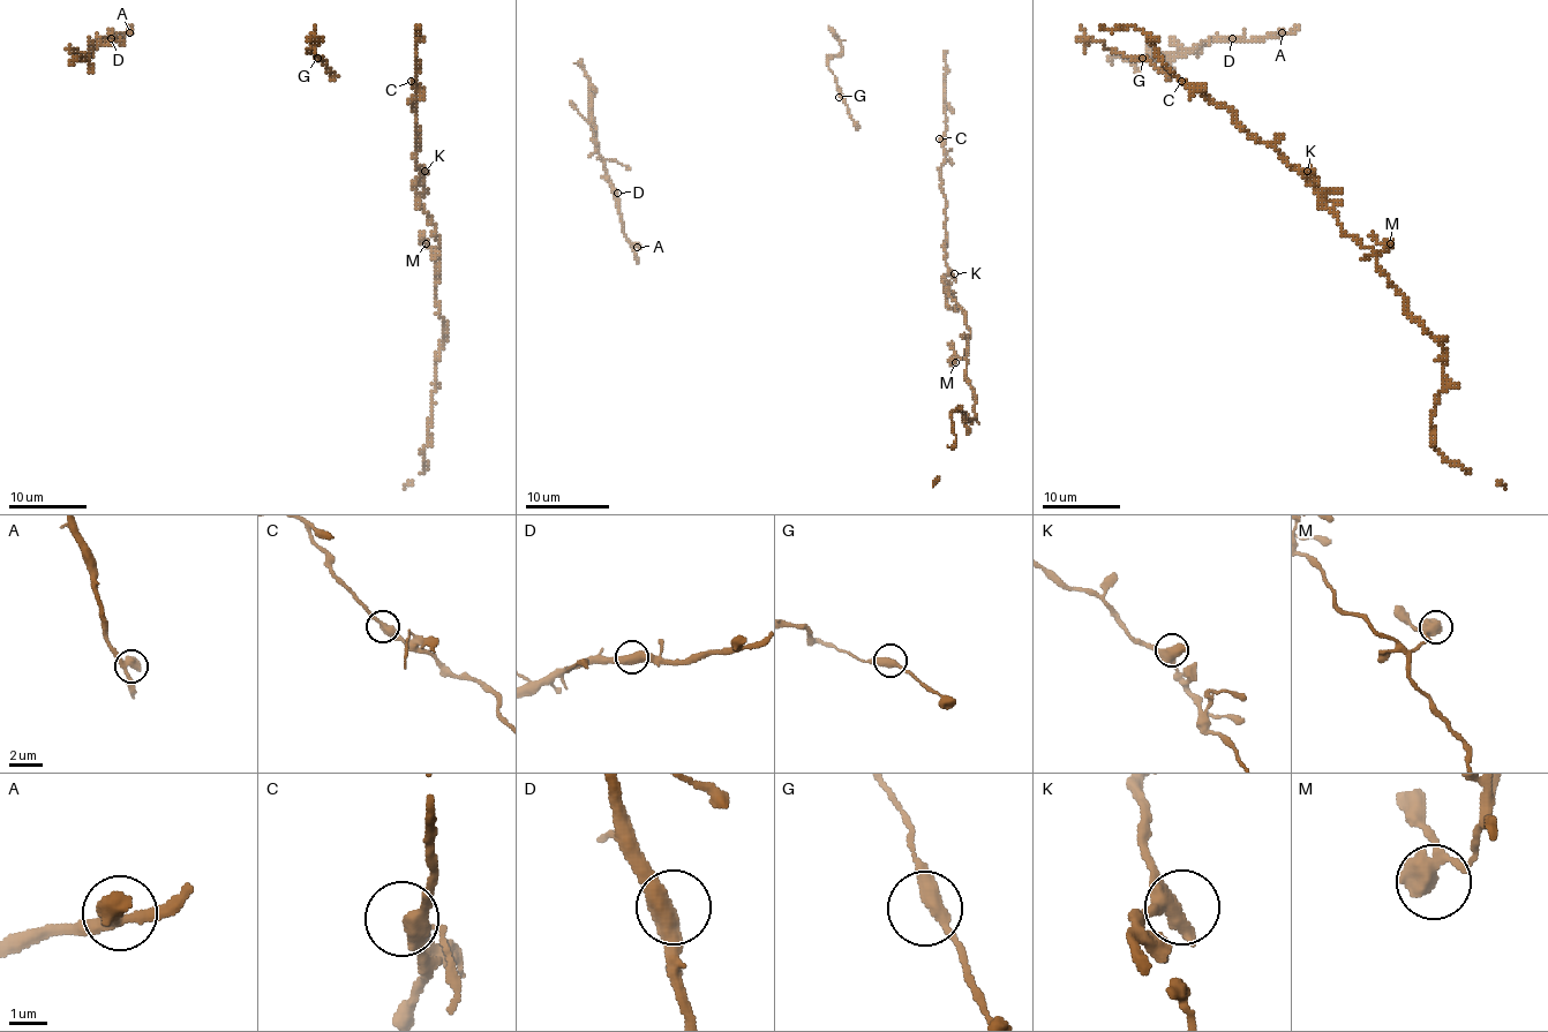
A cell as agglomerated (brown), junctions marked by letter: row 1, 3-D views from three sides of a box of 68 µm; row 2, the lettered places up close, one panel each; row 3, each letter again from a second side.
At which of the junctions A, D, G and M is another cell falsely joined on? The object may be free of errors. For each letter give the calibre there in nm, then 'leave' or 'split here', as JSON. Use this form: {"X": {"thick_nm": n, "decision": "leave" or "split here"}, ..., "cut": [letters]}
{"A": {"thick_nm": 440, "decision": "leave"}, "D": {"thick_nm": 480, "decision": "leave"}, "G": {"thick_nm": 400, "decision": "leave"}, "M": {"thick_nm": 500, "decision": "leave"}, "cut": []}

